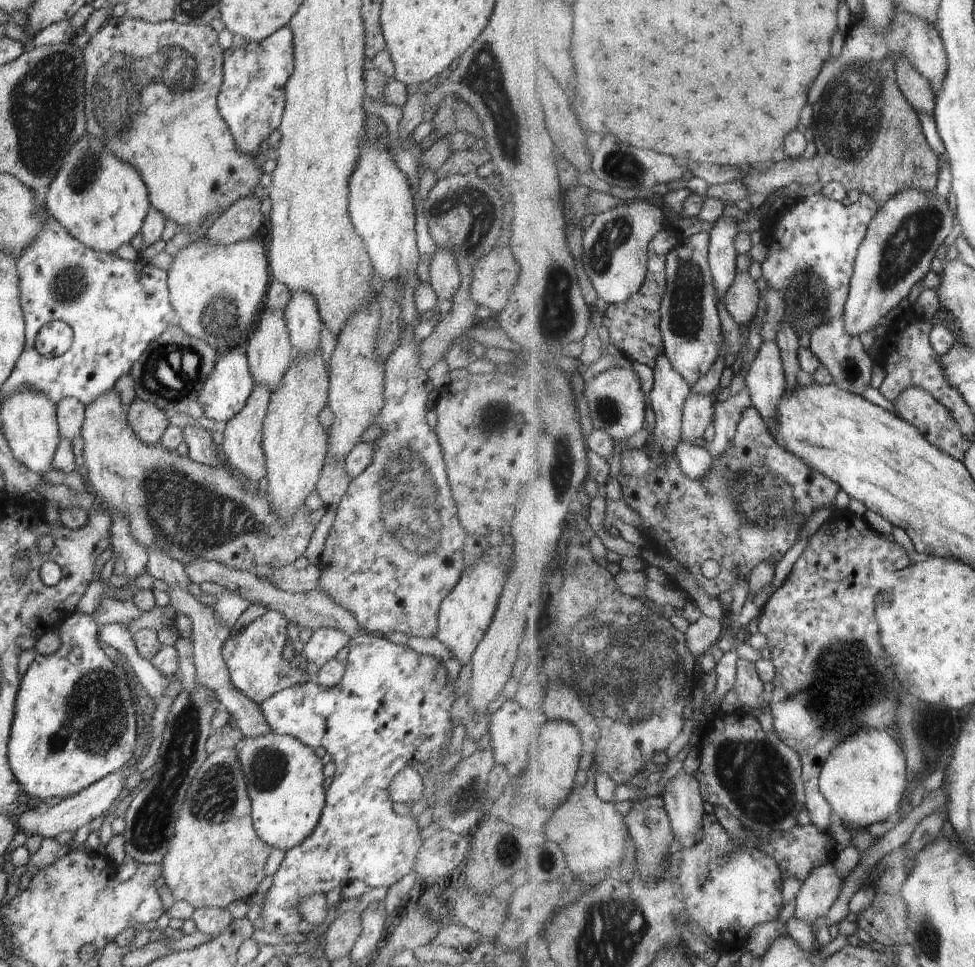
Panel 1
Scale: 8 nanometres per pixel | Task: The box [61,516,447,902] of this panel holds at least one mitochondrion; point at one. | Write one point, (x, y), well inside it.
(181, 749)

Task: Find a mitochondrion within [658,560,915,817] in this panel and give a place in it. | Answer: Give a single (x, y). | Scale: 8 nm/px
(845, 688)

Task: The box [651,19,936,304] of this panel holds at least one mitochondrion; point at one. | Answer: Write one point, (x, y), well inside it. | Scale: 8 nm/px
(855, 116)

